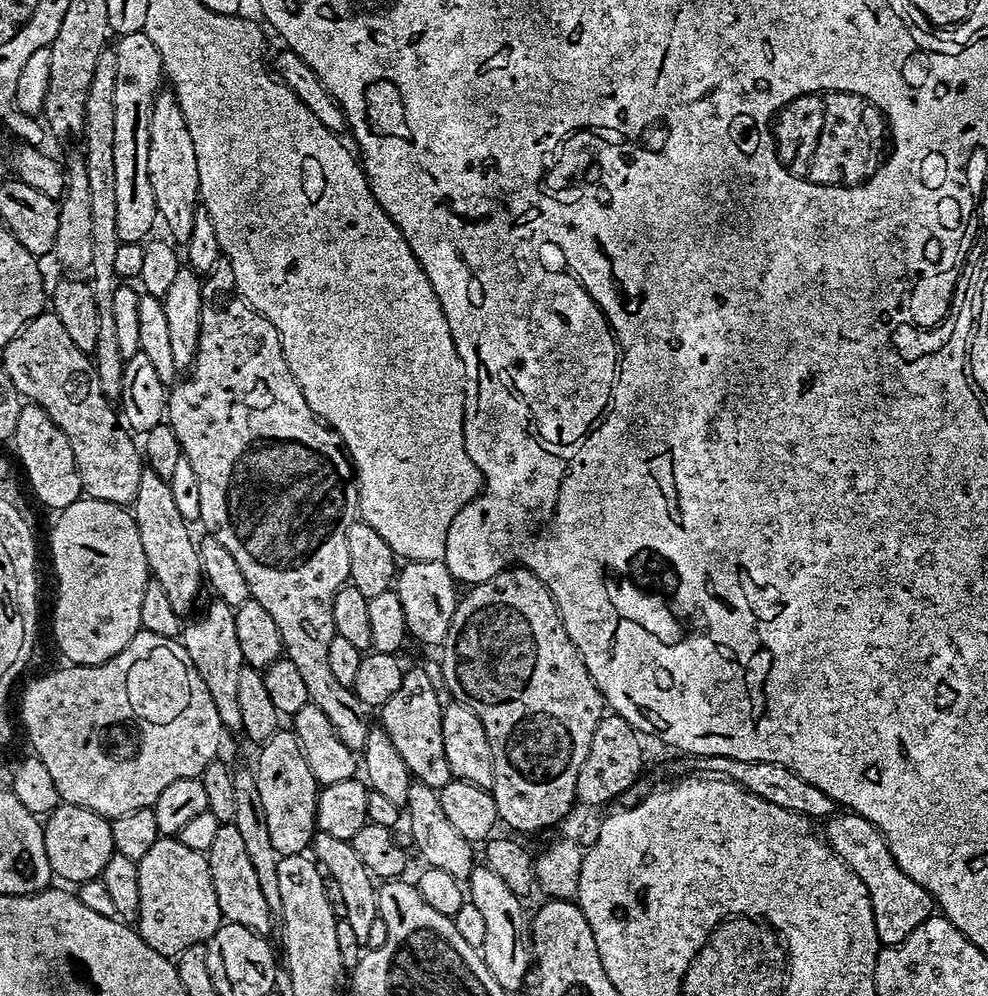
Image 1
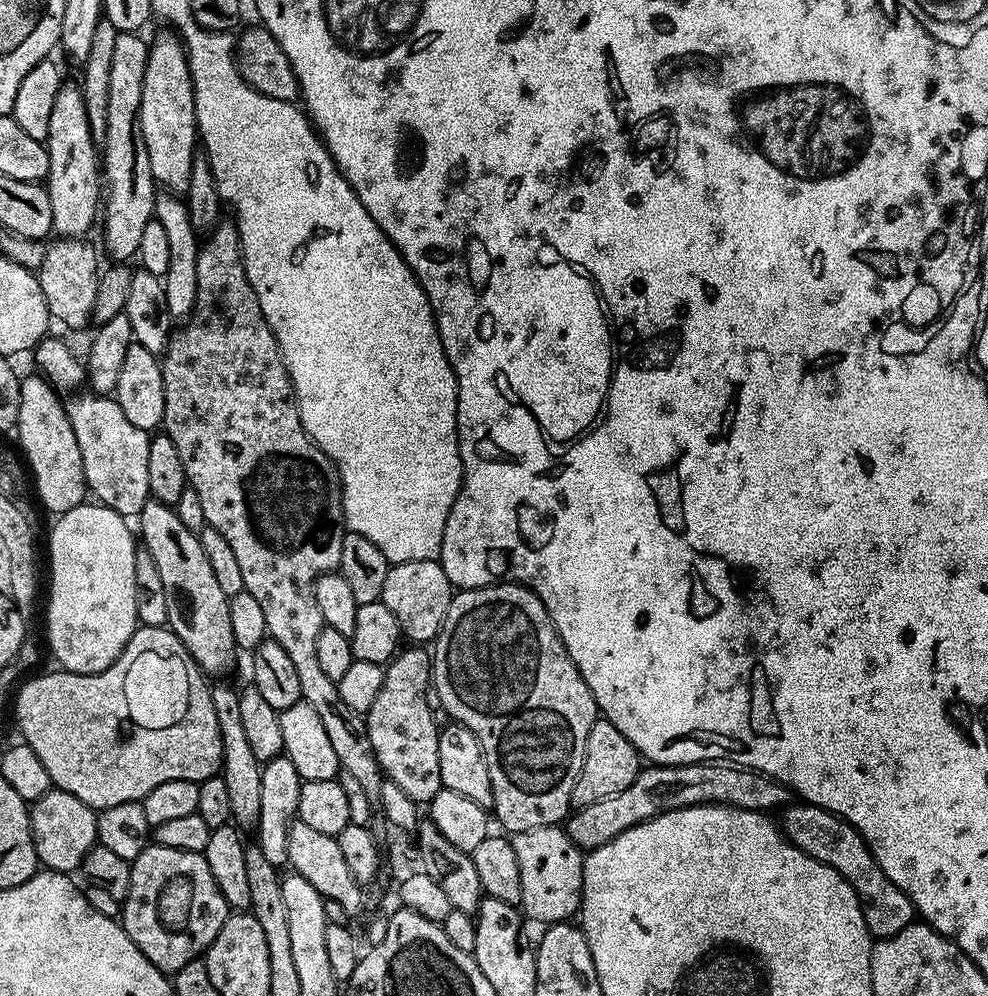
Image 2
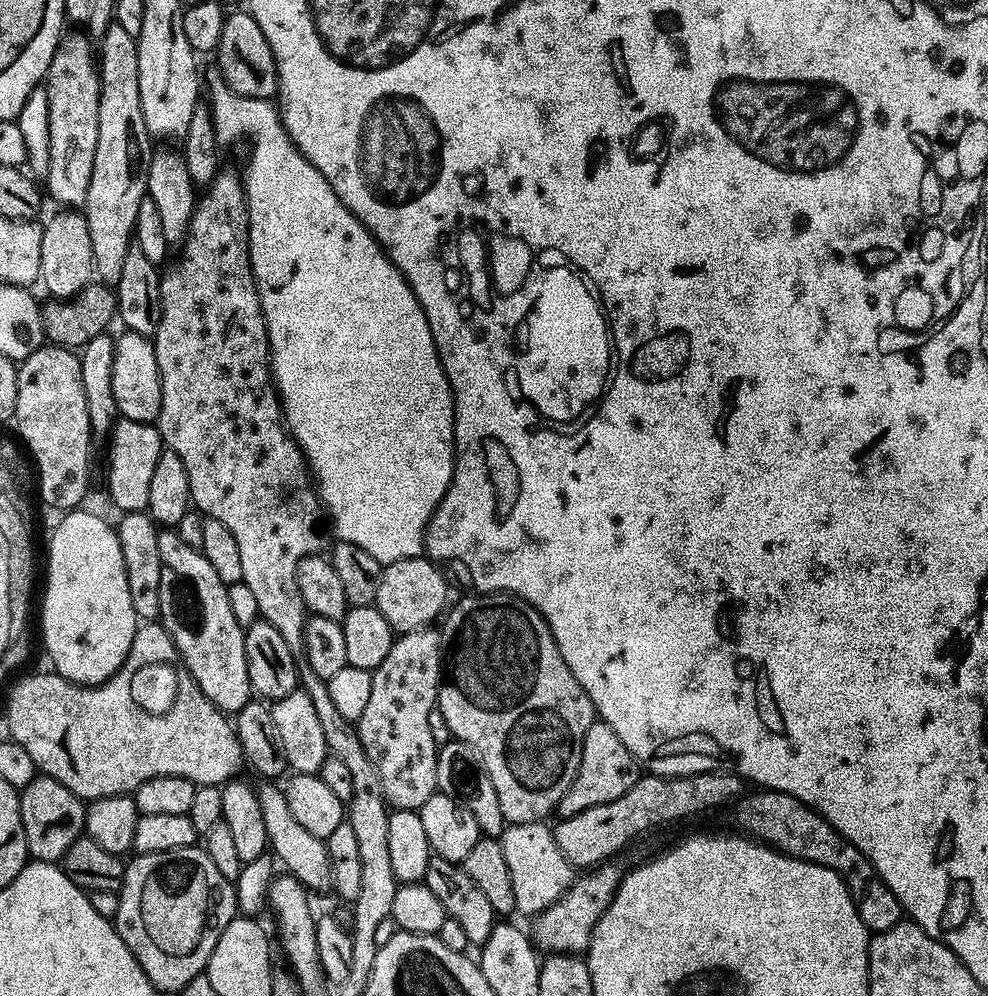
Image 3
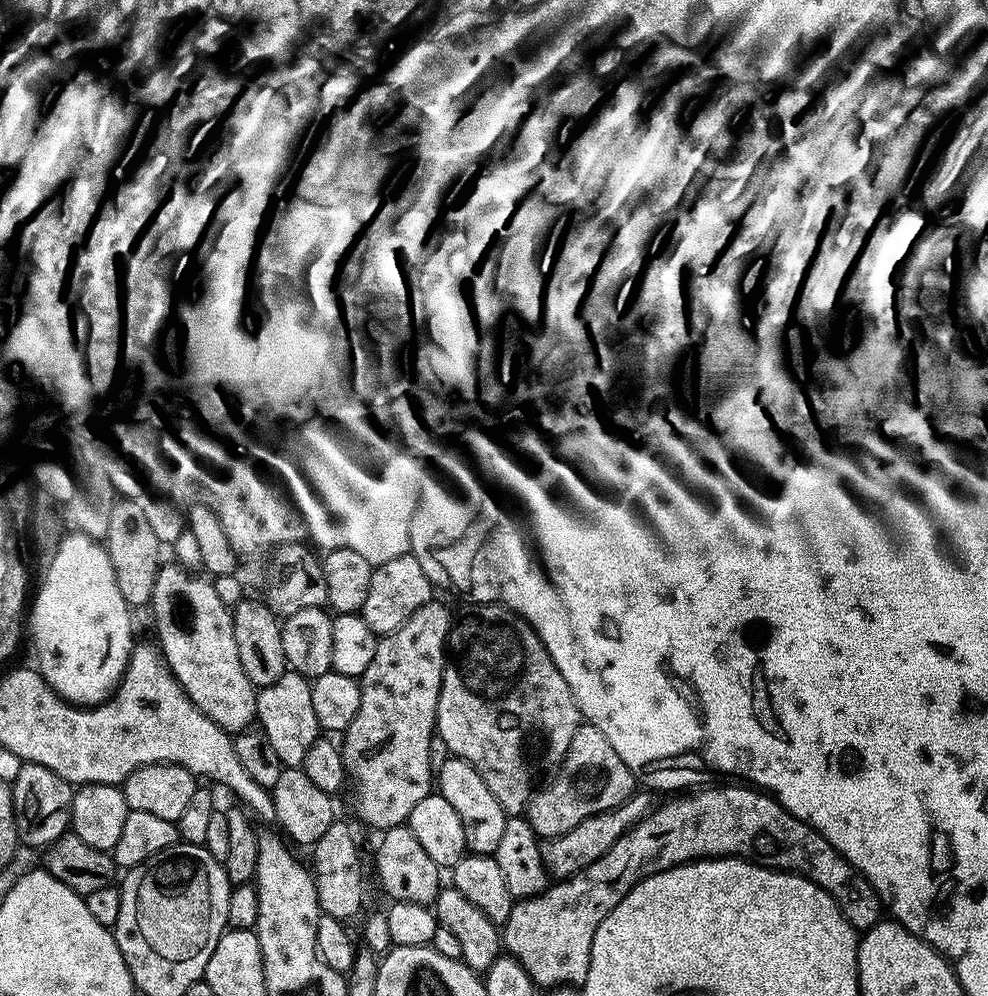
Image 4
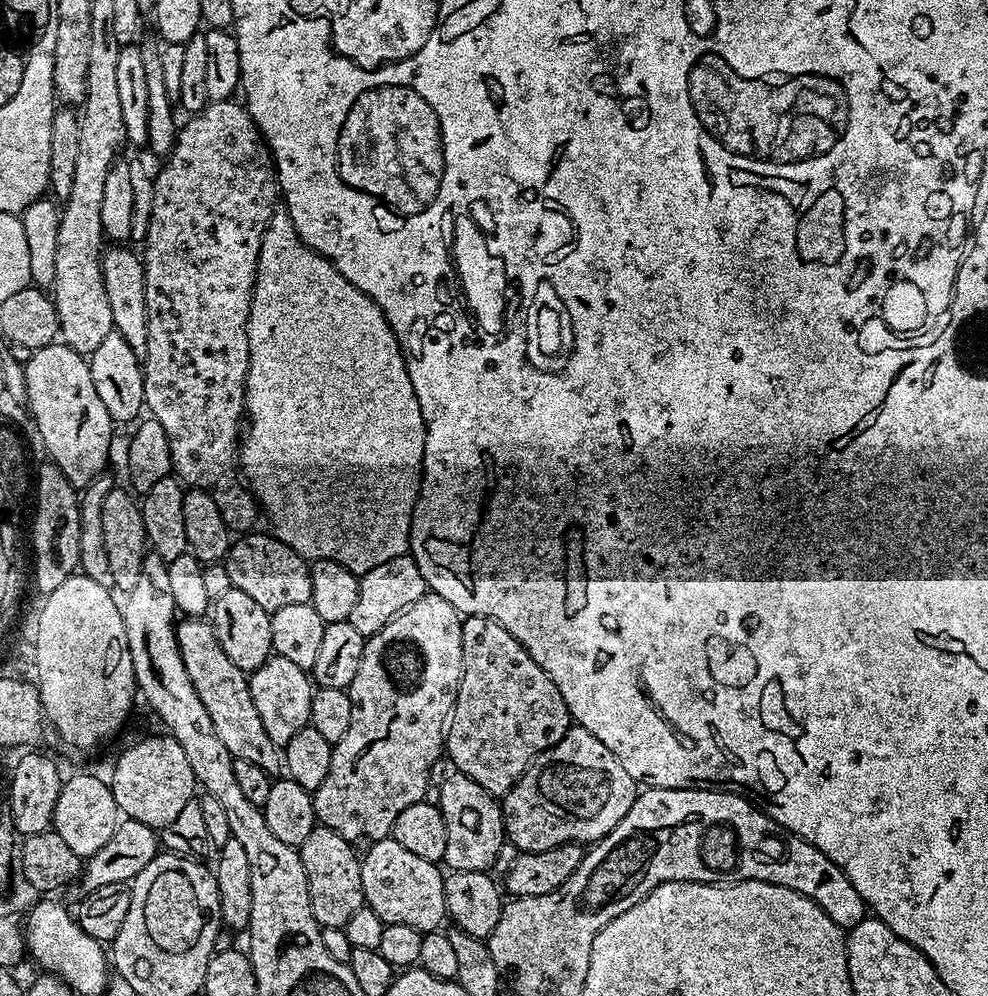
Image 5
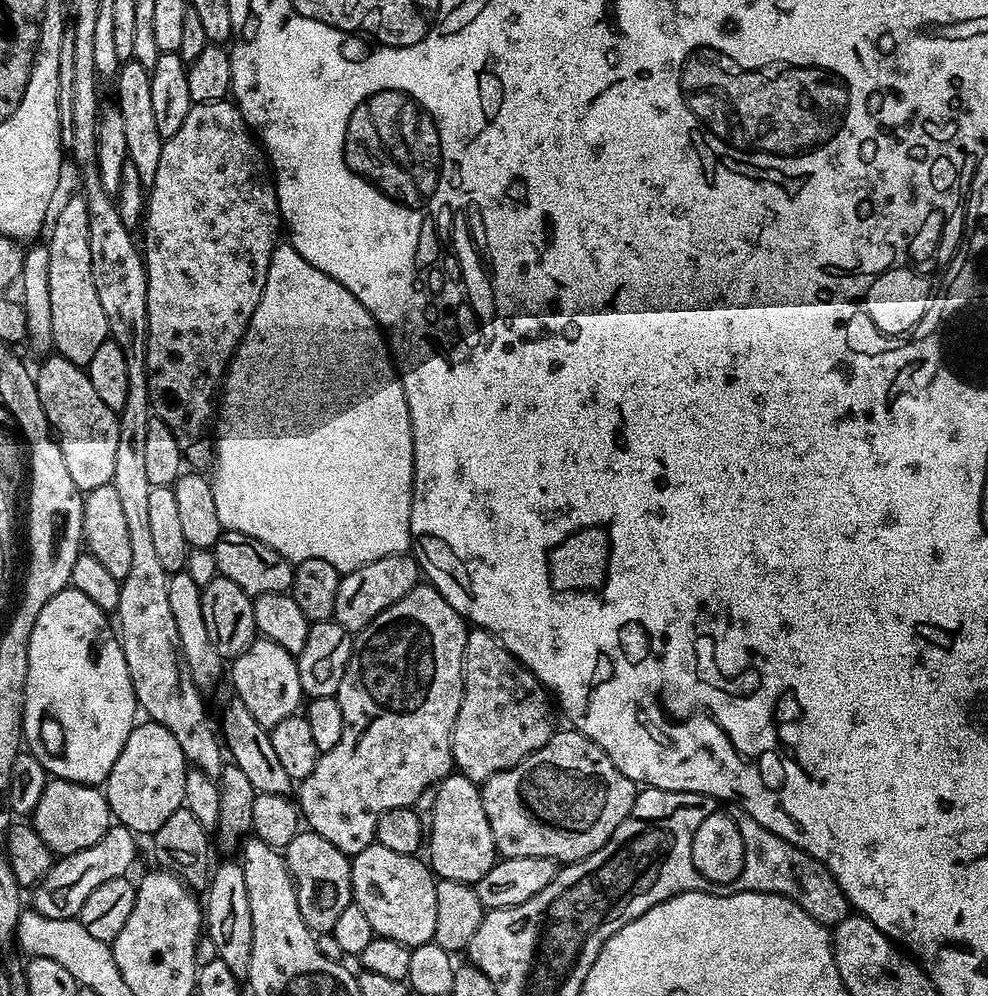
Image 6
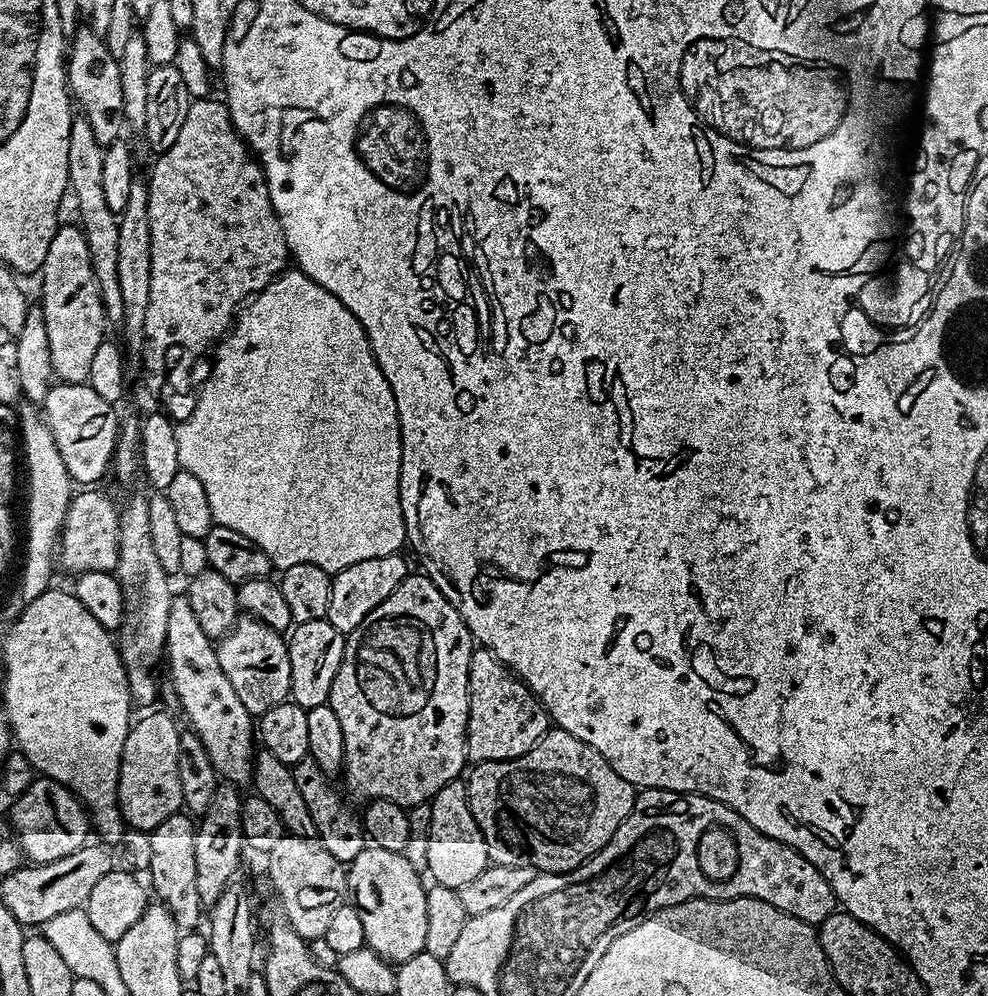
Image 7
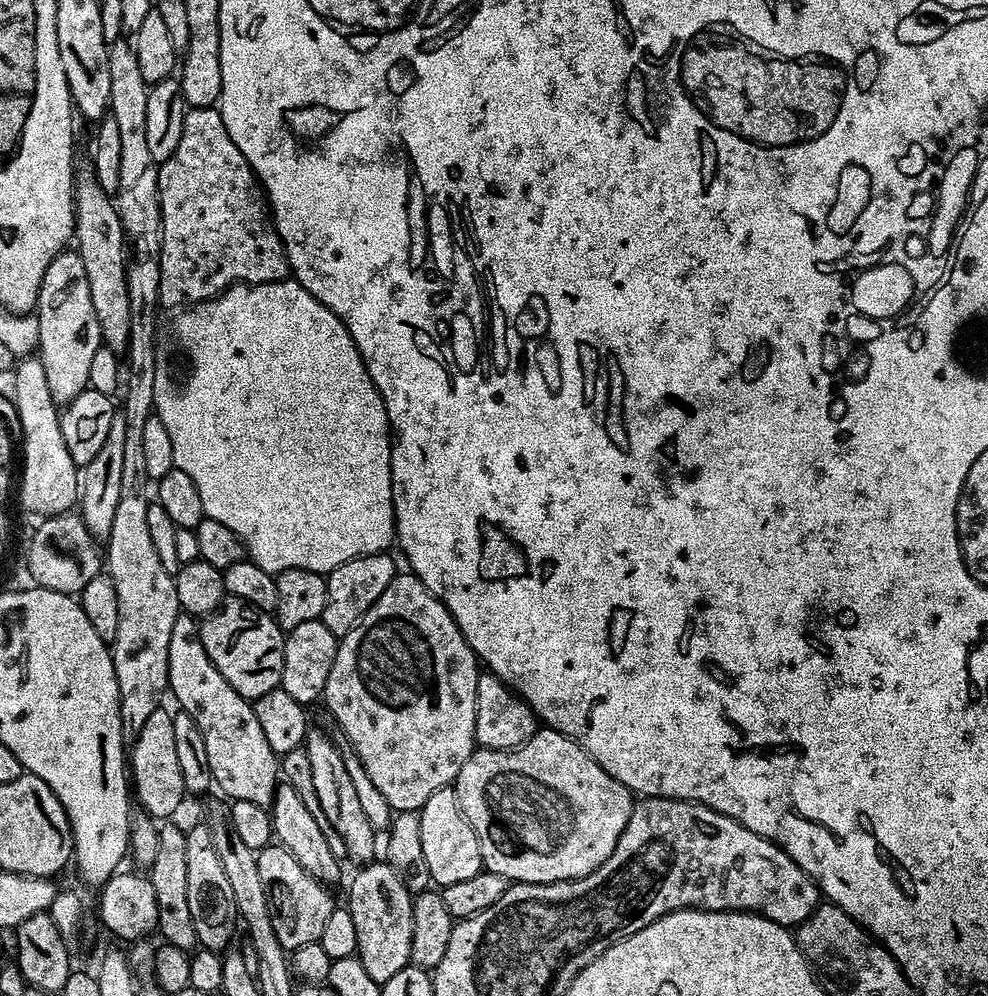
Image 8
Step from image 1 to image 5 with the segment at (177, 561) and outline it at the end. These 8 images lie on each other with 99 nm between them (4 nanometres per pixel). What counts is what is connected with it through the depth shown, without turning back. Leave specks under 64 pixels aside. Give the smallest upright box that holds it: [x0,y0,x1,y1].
[176,618,282,773]

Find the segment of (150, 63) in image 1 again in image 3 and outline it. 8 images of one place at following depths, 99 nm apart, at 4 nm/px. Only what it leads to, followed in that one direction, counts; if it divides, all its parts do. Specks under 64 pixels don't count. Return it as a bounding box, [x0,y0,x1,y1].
[86,22,154,282]

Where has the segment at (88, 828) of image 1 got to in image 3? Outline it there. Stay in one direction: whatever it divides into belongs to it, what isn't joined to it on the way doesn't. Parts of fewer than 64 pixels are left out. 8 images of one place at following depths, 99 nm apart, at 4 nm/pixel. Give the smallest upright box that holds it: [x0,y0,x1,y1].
[19,774,85,861]

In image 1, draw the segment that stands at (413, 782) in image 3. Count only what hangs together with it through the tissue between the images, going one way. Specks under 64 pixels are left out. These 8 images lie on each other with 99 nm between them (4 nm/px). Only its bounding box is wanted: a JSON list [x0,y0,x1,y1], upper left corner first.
[378,667,454,790]

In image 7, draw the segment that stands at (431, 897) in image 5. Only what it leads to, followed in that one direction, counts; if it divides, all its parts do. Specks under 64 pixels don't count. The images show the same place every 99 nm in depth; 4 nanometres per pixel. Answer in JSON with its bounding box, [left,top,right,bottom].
[347,846,428,966]

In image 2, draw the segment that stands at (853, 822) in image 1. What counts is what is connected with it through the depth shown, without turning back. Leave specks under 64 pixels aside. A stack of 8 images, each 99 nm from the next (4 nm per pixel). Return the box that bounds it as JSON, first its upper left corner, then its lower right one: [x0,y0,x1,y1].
[782,802,914,937]

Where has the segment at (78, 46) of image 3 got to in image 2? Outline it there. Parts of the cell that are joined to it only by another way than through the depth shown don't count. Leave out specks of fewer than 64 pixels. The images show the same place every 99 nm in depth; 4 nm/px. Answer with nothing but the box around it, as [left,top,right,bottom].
[46,83,102,237]

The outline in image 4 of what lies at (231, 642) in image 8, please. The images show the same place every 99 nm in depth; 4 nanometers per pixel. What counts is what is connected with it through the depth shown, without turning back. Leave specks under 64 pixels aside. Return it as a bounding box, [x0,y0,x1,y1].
[256,670,322,768]

